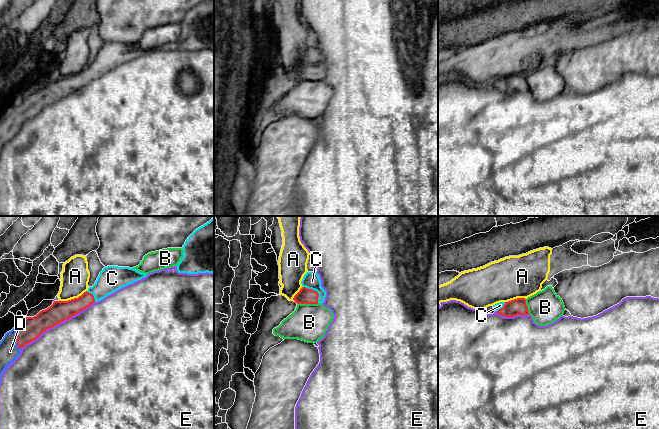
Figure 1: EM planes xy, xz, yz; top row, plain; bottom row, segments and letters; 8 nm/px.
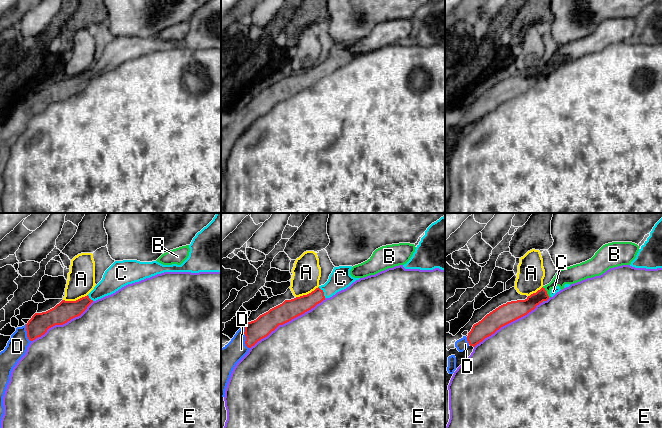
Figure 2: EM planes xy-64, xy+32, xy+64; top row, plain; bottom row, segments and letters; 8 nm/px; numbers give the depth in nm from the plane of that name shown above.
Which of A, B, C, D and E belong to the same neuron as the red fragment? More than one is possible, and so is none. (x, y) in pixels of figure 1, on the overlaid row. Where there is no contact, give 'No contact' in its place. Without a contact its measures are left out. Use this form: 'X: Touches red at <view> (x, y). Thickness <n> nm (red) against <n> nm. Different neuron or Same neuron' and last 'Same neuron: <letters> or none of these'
A: Touches red at xy (72, 299). Thickness 170 nm (red) against 220 nm. Different neuron
B: Touches red at xz (307, 303). Thickness 130 nm (red) against 300 nm. Different neuron
C: Touches red at xz (314, 290). Thickness 130 nm (red) against 140 nm. Same neuron
D: Touches red at xy (16, 337). Thickness 180 nm (red) against 160 nm. Same neuron
E: Touches red at xy (57, 324). Thickness 180 nm (red) against 500 nm. Different neuron
Same neuron: C, D

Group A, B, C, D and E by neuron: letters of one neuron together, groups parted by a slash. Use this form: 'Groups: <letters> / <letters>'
Groups: A / B / C D / E

